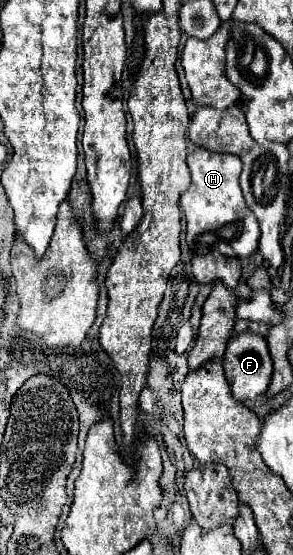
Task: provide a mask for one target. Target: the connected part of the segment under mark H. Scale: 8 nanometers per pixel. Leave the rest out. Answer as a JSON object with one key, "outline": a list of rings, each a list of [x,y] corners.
{"outline":[[[194,148],[188,154],[188,168],[192,174],[192,184],[190,188],[180,196],[180,208],[186,216],[186,244],[194,254],[208,254],[210,248],[216,248],[224,256],[234,256],[234,258],[246,258],[252,252],[258,250],[260,242],[260,228],[256,218],[252,216],[252,210],[248,210],[238,178],[242,172],[242,160],[232,154],[216,154],[208,152],[206,148]]]}

